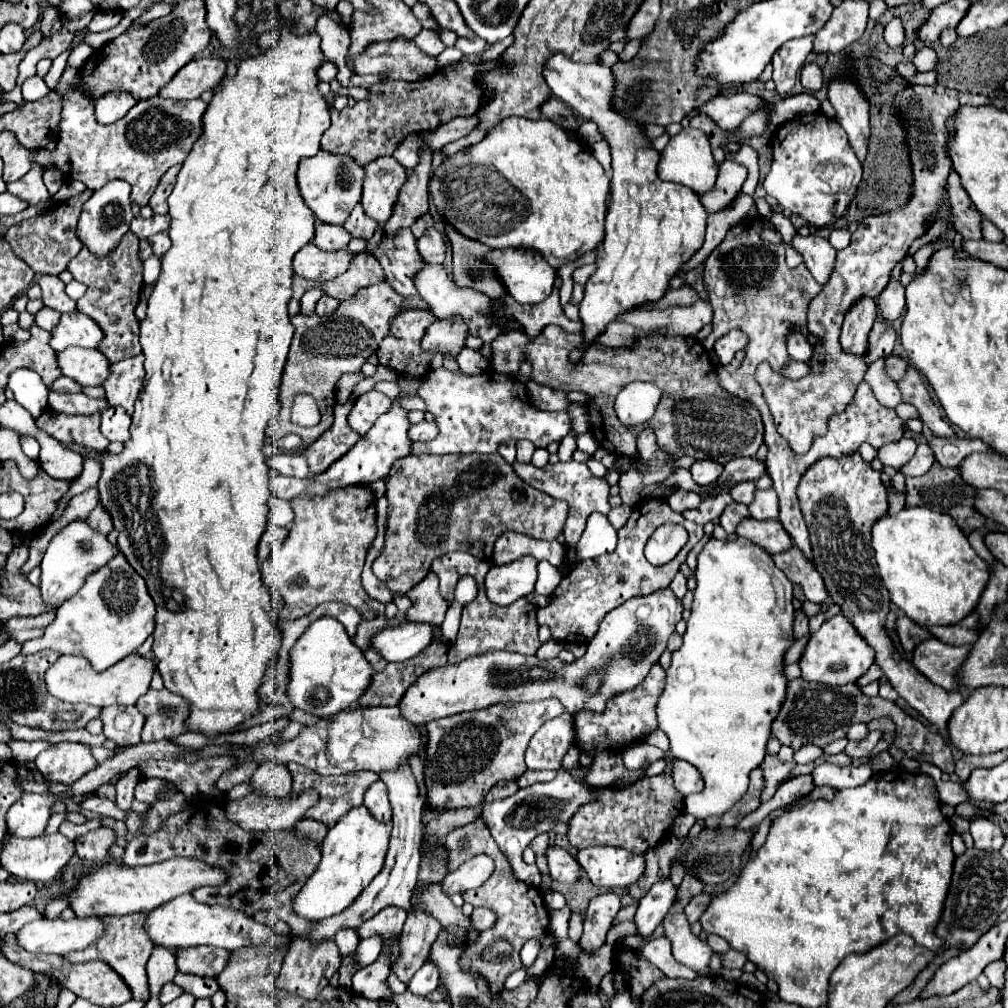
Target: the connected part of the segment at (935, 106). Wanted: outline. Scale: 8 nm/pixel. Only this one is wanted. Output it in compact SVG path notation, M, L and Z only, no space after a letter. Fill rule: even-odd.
M911 86L897 94L897 108L903 112L903 122L907 128L907 142L911 150L913 176L915 176L915 194L911 202L897 212L865 218L851 236L851 244L837 252L835 268L821 292L811 298L807 312L807 328L819 340L813 346L813 356L809 360L809 374L801 380L784 380L784 376L774 372L767 362L757 368L755 380L763 388L763 396L771 408L779 434L789 442L789 446L803 454L809 450L813 436L823 434L831 414L839 414L853 400L857 386L863 382L867 362L861 356L843 352L839 344L843 316L849 312L851 304L861 298L877 298L891 278L891 270L907 256L911 242L925 234L927 220L935 216L939 204L945 198L945 182L951 172L951 160L947 156L945 144L949 132L945 122L953 116L961 104L993 104L1003 108L1003 102L993 102L987 96L947 90L937 86Z

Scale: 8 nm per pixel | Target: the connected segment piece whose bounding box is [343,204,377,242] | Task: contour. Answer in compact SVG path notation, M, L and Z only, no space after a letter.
M357 204L357 206L353 208L351 216L345 220L343 226L345 226L345 230L351 234L351 238L361 238L361 240L365 240L365 242L371 240L375 228L377 228L375 220L371 220L369 216L365 216L361 204Z

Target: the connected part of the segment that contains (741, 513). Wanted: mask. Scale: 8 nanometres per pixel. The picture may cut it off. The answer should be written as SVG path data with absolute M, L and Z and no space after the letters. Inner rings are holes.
M731 502L731 504L727 504L727 508L721 512L721 516L719 516L719 526L721 526L727 534L733 534L735 528L737 528L737 524L739 524L743 518L747 518L747 516L749 516L747 506Z

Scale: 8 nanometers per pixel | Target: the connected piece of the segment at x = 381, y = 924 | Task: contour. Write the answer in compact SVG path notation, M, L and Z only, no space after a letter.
M391 906L391 908L385 908L383 912L379 912L377 916L373 916L371 920L367 920L367 924L363 924L357 930L357 934L361 940L369 938L373 934L379 934L383 938L383 952L385 952L389 948L391 940L401 936L405 918L407 918L407 912L403 908Z

